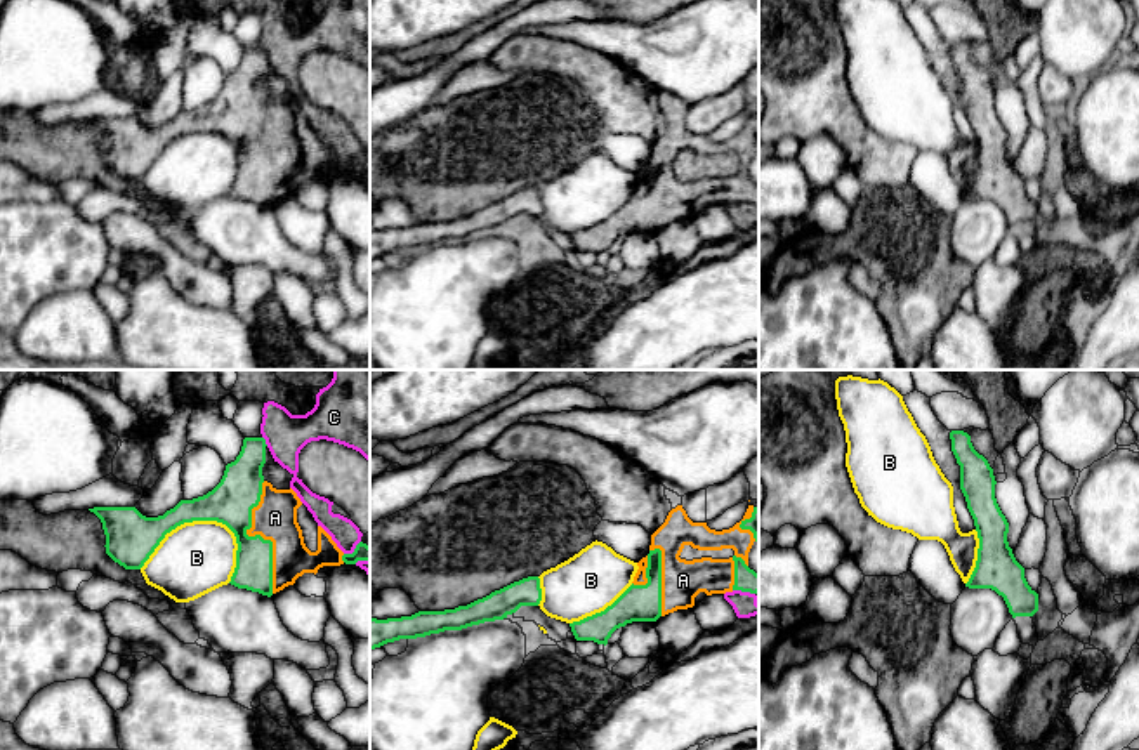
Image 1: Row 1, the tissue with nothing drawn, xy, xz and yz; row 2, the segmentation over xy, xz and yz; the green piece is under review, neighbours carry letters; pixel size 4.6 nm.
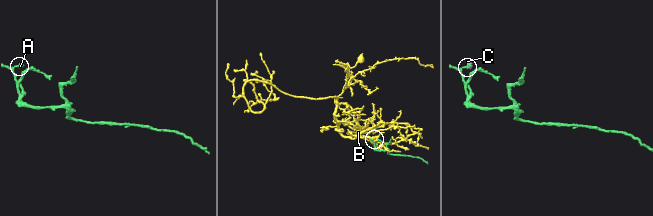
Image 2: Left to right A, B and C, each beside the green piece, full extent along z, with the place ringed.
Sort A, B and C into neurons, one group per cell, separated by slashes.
A / B / C

